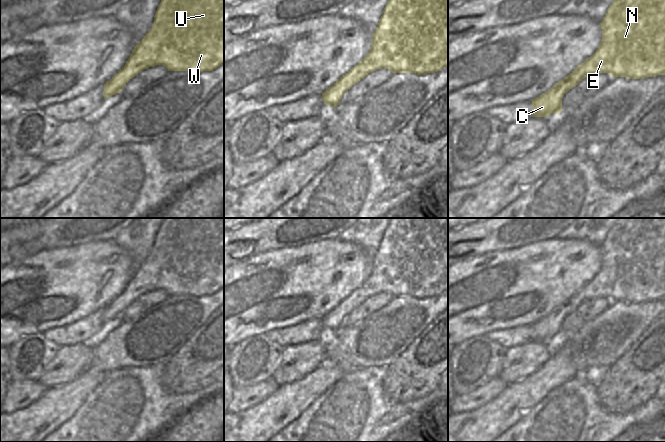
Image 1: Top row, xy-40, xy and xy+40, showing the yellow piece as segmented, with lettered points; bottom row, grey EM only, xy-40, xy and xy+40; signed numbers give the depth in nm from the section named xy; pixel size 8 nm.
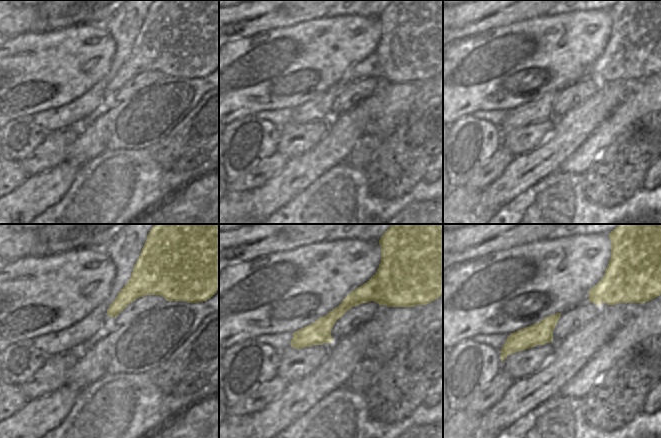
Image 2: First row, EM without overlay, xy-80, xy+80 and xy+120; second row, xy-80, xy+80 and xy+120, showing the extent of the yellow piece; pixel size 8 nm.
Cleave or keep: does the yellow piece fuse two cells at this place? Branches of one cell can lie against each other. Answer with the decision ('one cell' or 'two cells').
one cell

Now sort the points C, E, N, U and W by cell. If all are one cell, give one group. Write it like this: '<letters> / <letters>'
C E N U W

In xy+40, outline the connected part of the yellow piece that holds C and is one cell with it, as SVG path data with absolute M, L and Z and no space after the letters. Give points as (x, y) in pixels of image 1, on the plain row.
M618 218L600 250L602 264L596 276L567 301L532 324L532 341L547 341L553 337L559 339L564 318L595 297L627 303L665 299L665 218Z

